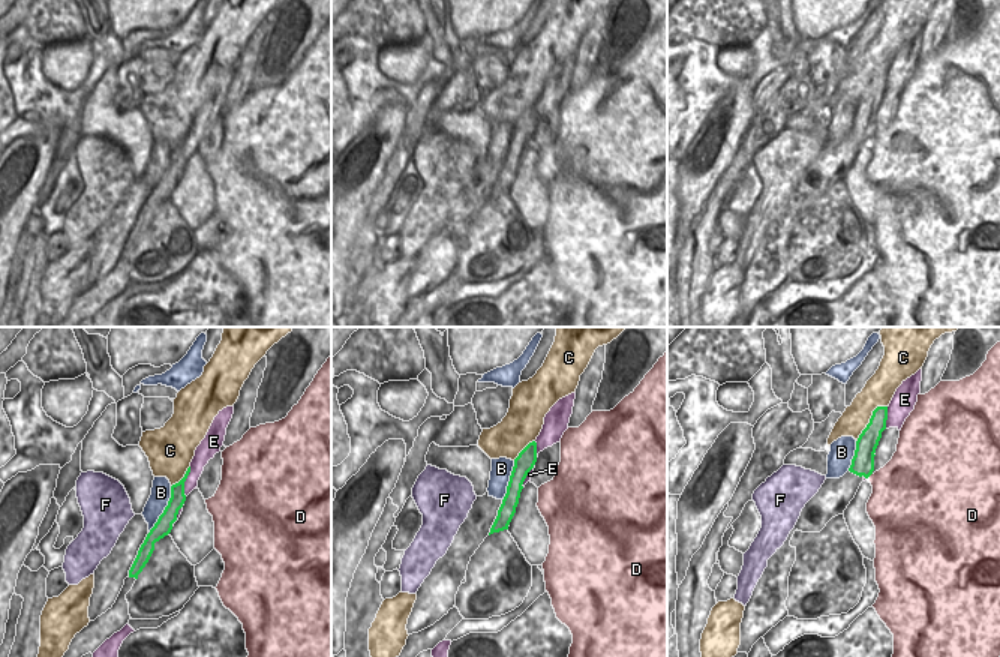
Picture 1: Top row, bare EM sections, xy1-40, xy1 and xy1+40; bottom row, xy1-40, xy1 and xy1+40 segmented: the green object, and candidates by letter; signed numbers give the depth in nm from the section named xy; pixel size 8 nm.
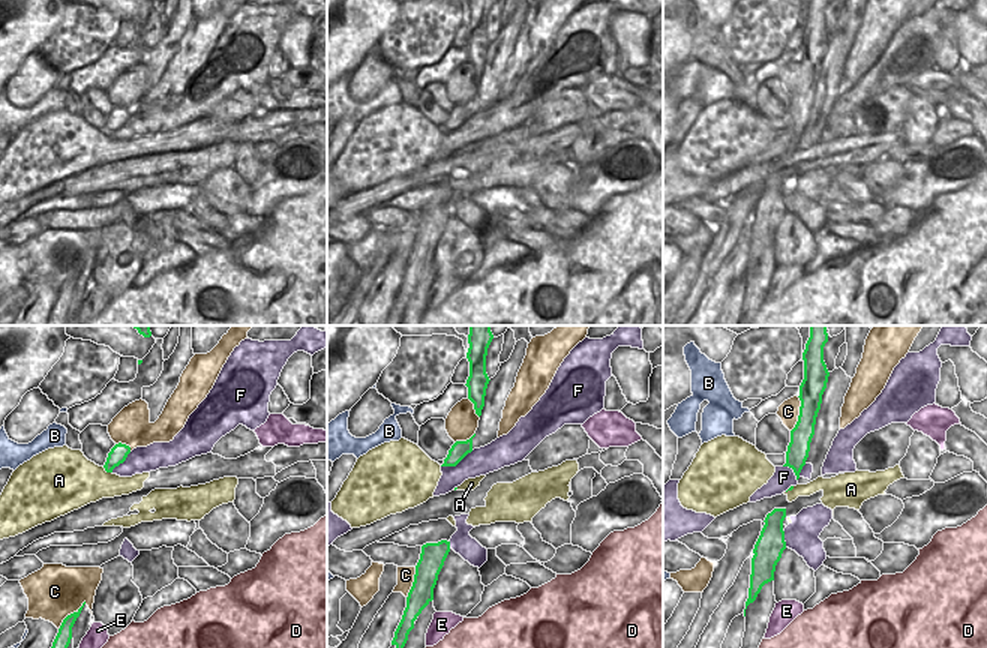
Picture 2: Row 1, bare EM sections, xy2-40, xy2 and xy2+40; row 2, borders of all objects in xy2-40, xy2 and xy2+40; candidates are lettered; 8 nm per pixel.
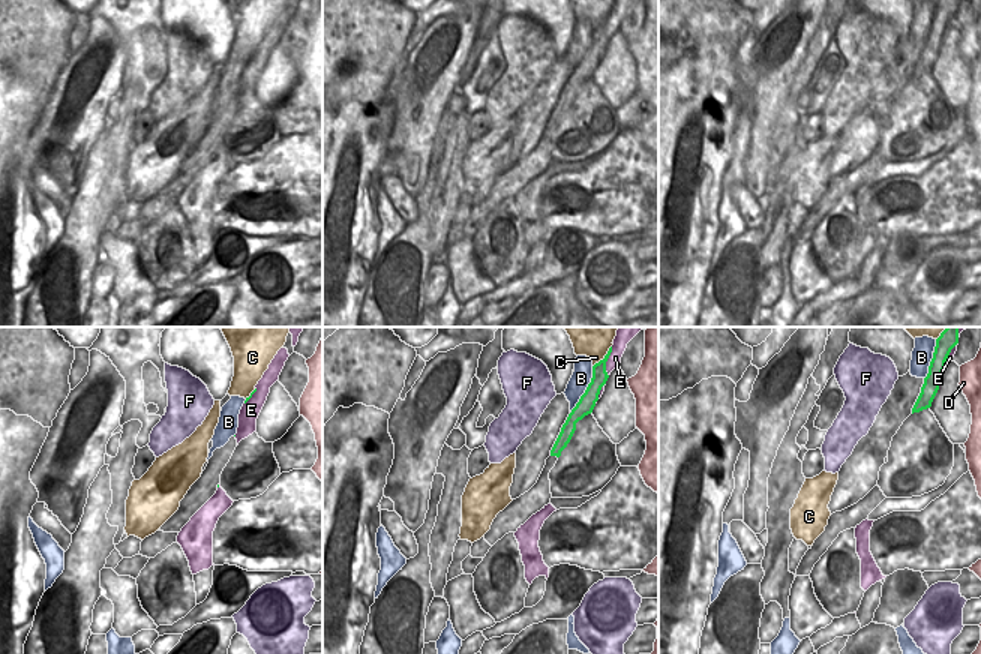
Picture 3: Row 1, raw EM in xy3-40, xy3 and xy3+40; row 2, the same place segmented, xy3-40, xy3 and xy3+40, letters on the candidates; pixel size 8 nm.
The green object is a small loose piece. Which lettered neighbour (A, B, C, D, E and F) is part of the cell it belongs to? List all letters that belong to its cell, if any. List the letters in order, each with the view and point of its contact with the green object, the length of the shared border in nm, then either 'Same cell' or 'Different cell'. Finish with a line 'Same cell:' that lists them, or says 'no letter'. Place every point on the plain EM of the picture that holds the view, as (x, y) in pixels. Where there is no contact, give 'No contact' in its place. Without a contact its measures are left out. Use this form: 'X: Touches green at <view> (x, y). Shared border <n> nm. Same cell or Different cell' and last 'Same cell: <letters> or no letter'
A: Touches green at xy2-40 (107, 135). Shared border 100 nm. Different cell
B: Touches green at xy1-40 (164, 174). Shared border 420 nm. Different cell
C: Touches green at xy1+40 (870, 84). Shared border 380 nm. Different cell
D: Touches green at xy1+40 (870, 138). Shared border 50 nm. Different cell
E: Touches green at xy1-40 (185, 144). Shared border 240 nm. Different cell
F: Touches green at xy2+40 (795, 138). Shared border 190 nm. Different cell
Same cell: no letter

